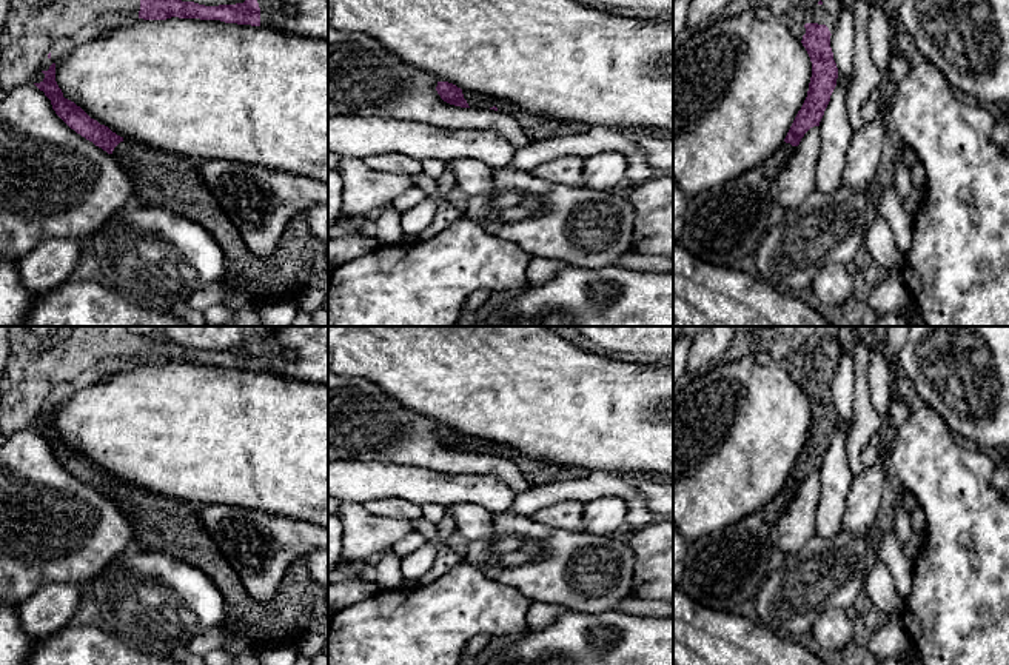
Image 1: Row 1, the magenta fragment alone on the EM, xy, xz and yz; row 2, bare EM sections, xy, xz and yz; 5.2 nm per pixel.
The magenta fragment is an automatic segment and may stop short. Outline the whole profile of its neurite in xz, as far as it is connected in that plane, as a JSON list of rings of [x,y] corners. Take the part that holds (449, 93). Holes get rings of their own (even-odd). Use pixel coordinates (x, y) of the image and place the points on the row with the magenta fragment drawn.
[[[437,82],[436,91],[444,102],[454,106],[485,108],[510,114],[530,135],[536,137],[538,140],[561,135],[576,135],[590,129],[590,126],[585,123],[559,120],[542,114],[528,112],[521,106],[516,106],[502,99],[493,99],[490,95],[462,91],[461,88],[448,82]]]

